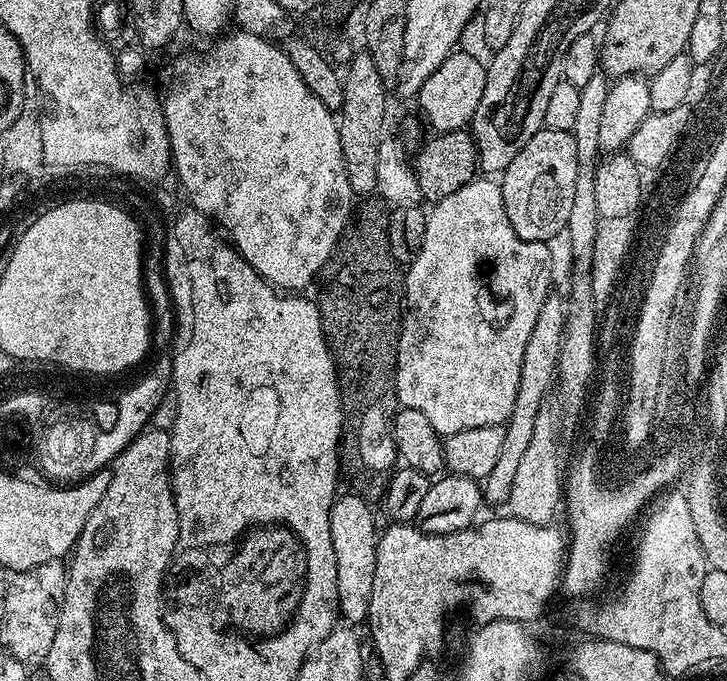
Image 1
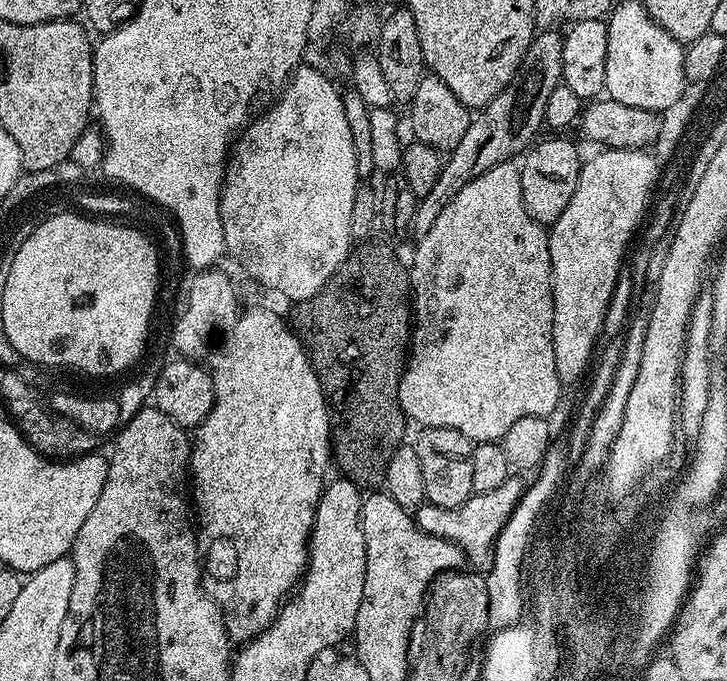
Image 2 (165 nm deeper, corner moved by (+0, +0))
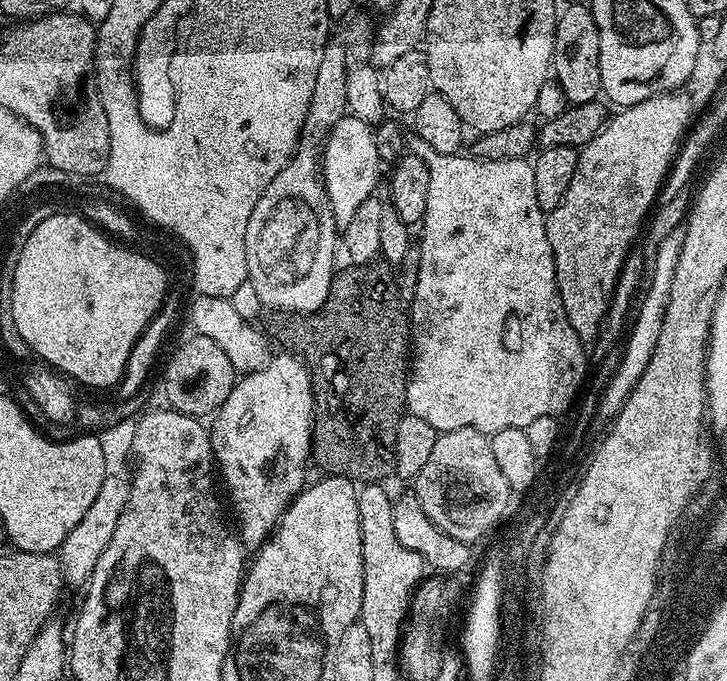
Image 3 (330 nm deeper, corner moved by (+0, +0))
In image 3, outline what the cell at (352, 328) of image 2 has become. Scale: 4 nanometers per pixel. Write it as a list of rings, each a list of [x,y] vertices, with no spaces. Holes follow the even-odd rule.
[[[369,262],[367,264],[358,264],[353,263],[351,266],[345,267],[345,274],[341,277],[341,281],[339,284],[332,284],[330,286],[330,290],[326,294],[326,302],[322,302],[322,306],[316,312],[309,312],[307,314],[292,314],[287,318],[289,320],[280,320],[276,324],[276,328],[280,332],[284,332],[284,340],[288,344],[293,344],[295,351],[298,353],[301,360],[304,361],[305,368],[308,369],[309,376],[312,377],[312,399],[314,401],[314,415],[312,418],[312,450],[310,453],[311,459],[316,460],[316,464],[321,469],[319,470],[321,473],[327,474],[329,476],[341,476],[342,478],[346,478],[347,480],[355,480],[359,482],[361,485],[366,484],[374,484],[377,482],[387,481],[387,476],[390,477],[395,473],[396,470],[396,431],[398,430],[398,422],[400,421],[400,417],[405,415],[406,412],[406,401],[408,398],[408,373],[410,371],[410,344],[409,344],[409,336],[410,336],[410,316],[406,311],[406,304],[400,301],[400,288],[396,285],[396,276],[391,267],[387,265],[381,264],[380,266],[378,262]]]

